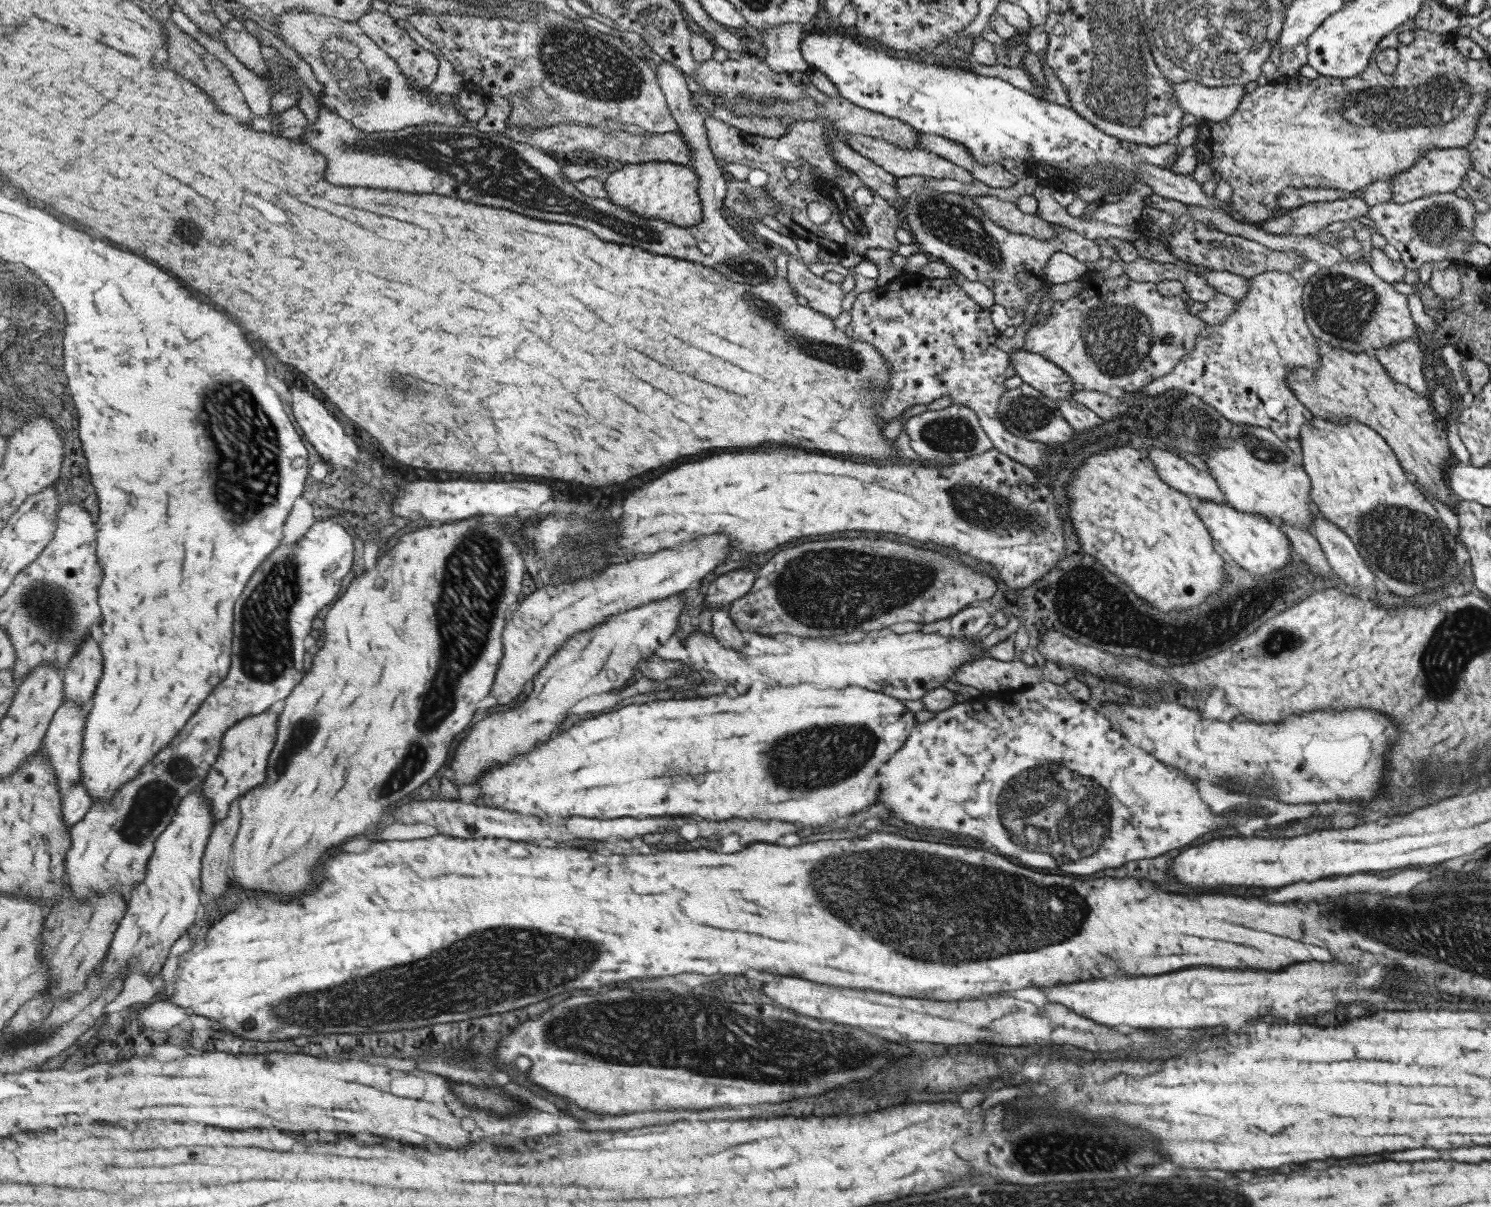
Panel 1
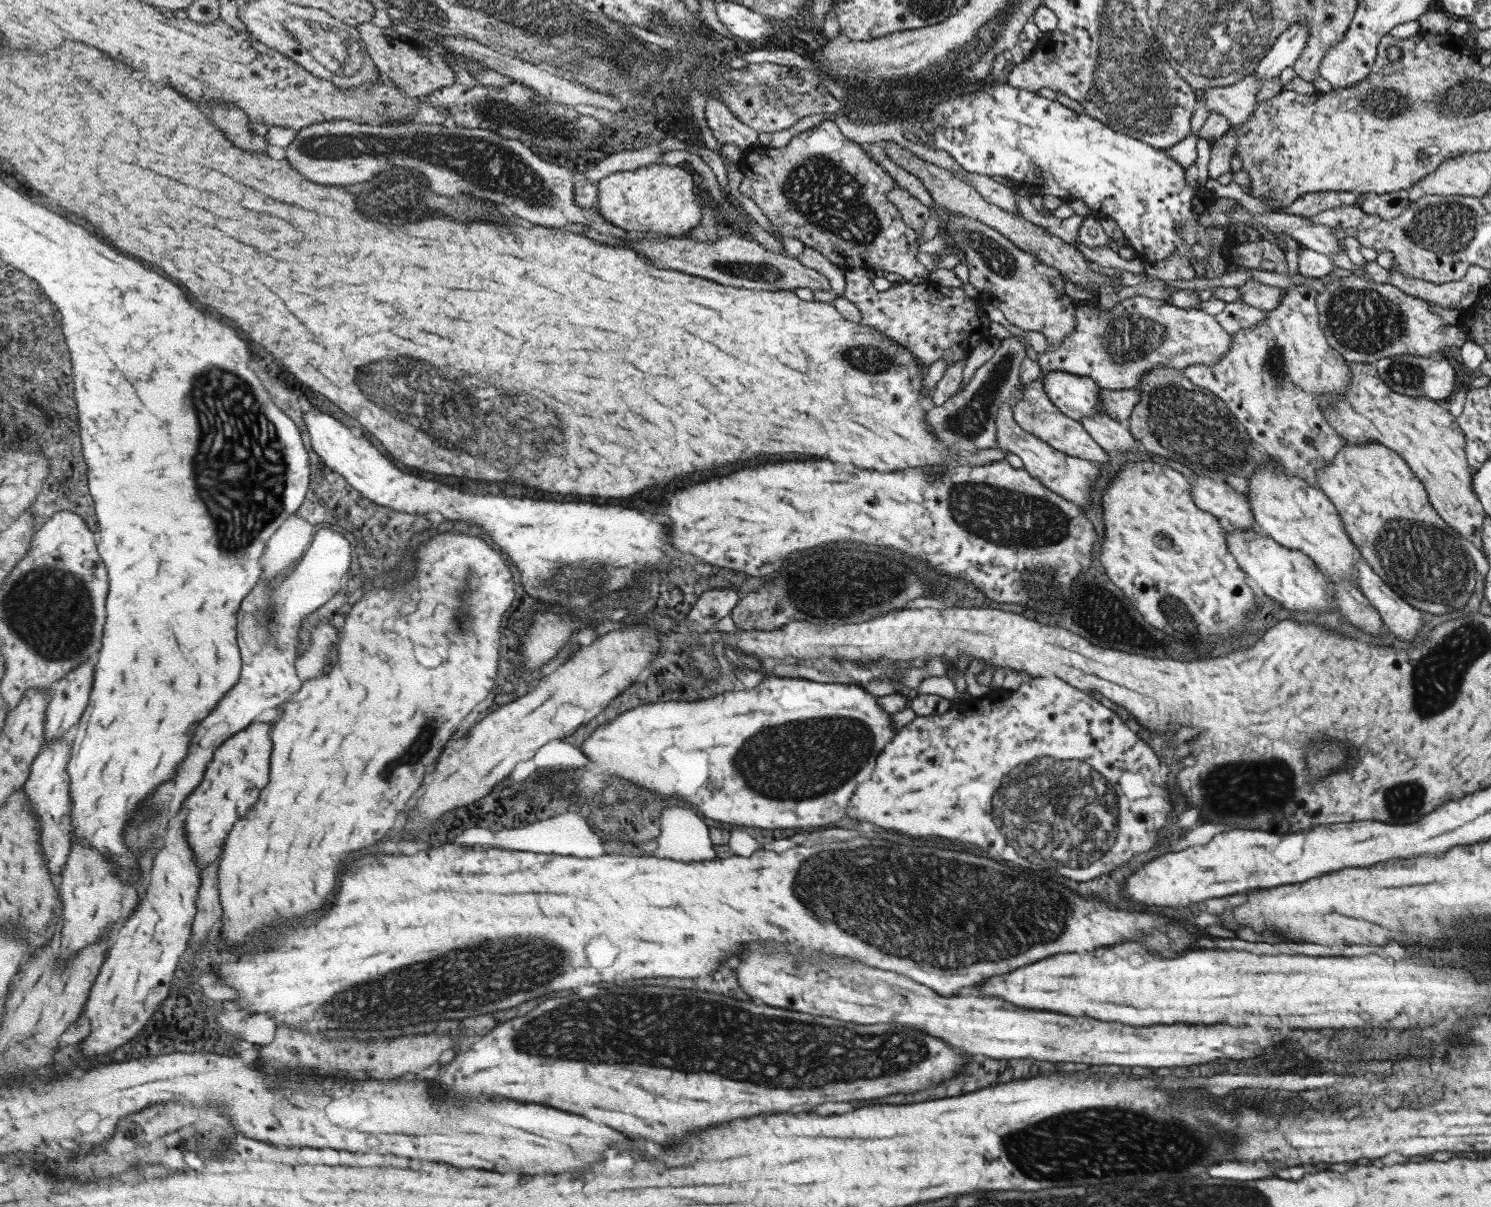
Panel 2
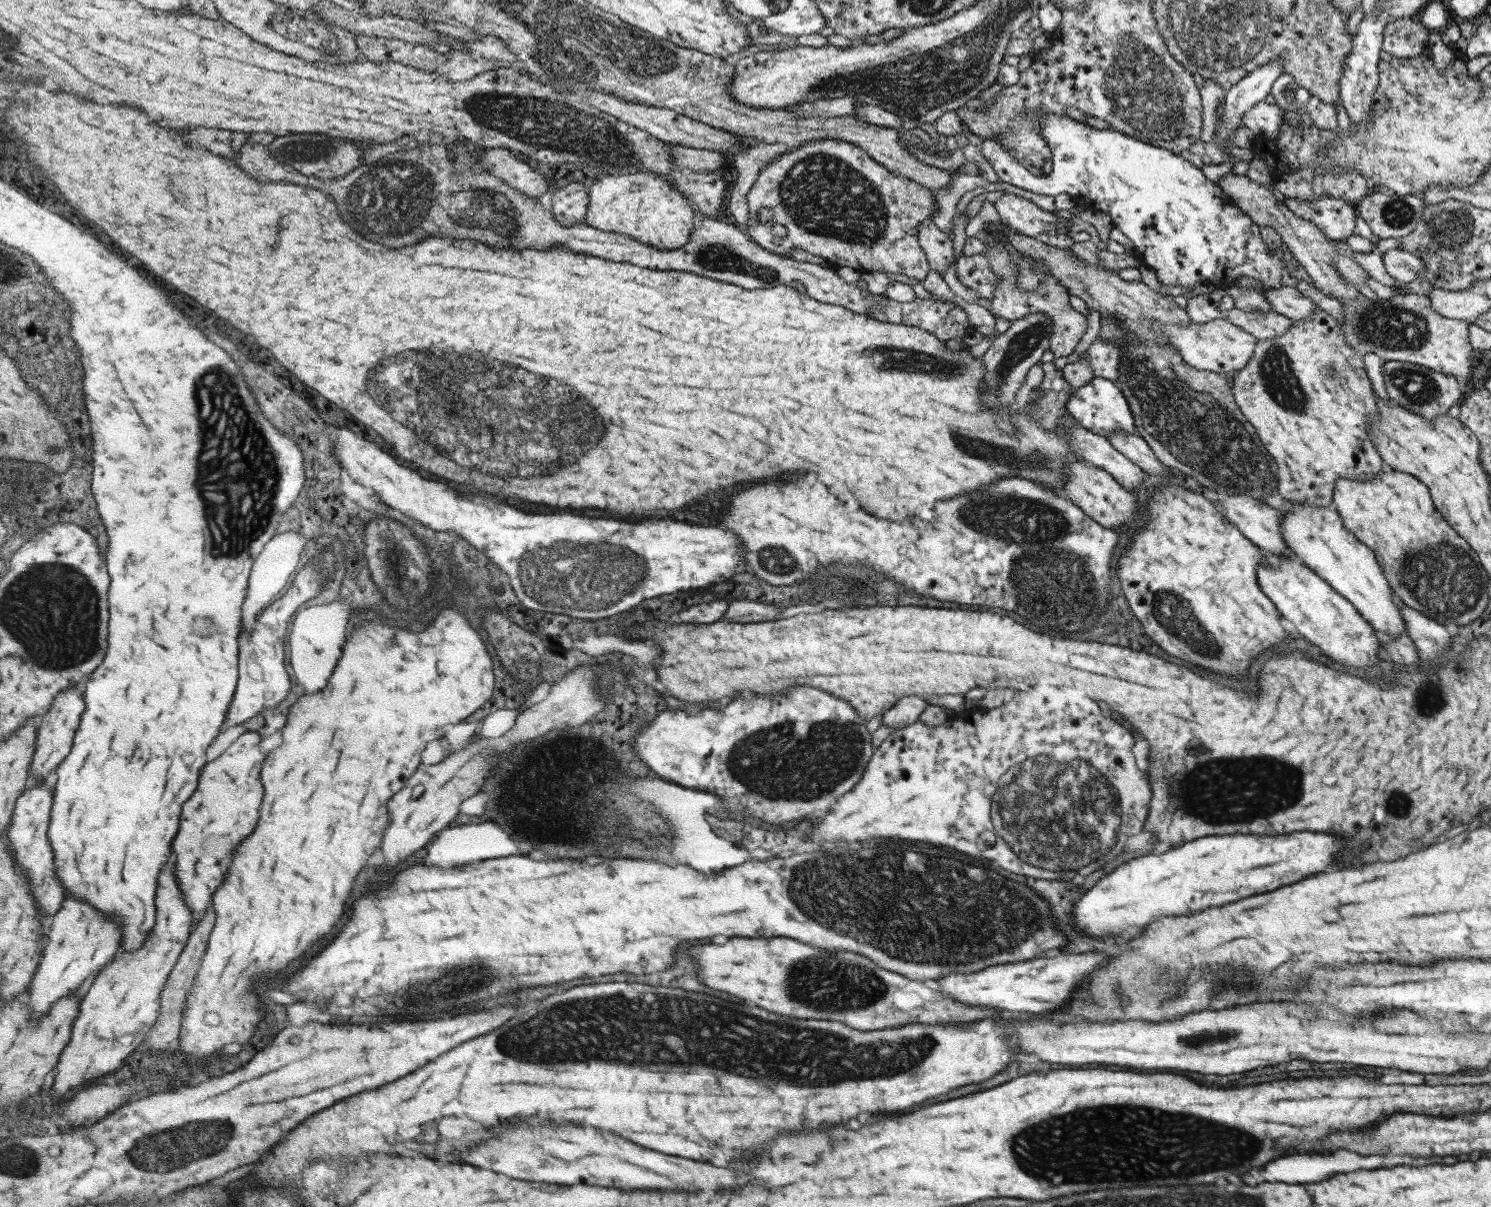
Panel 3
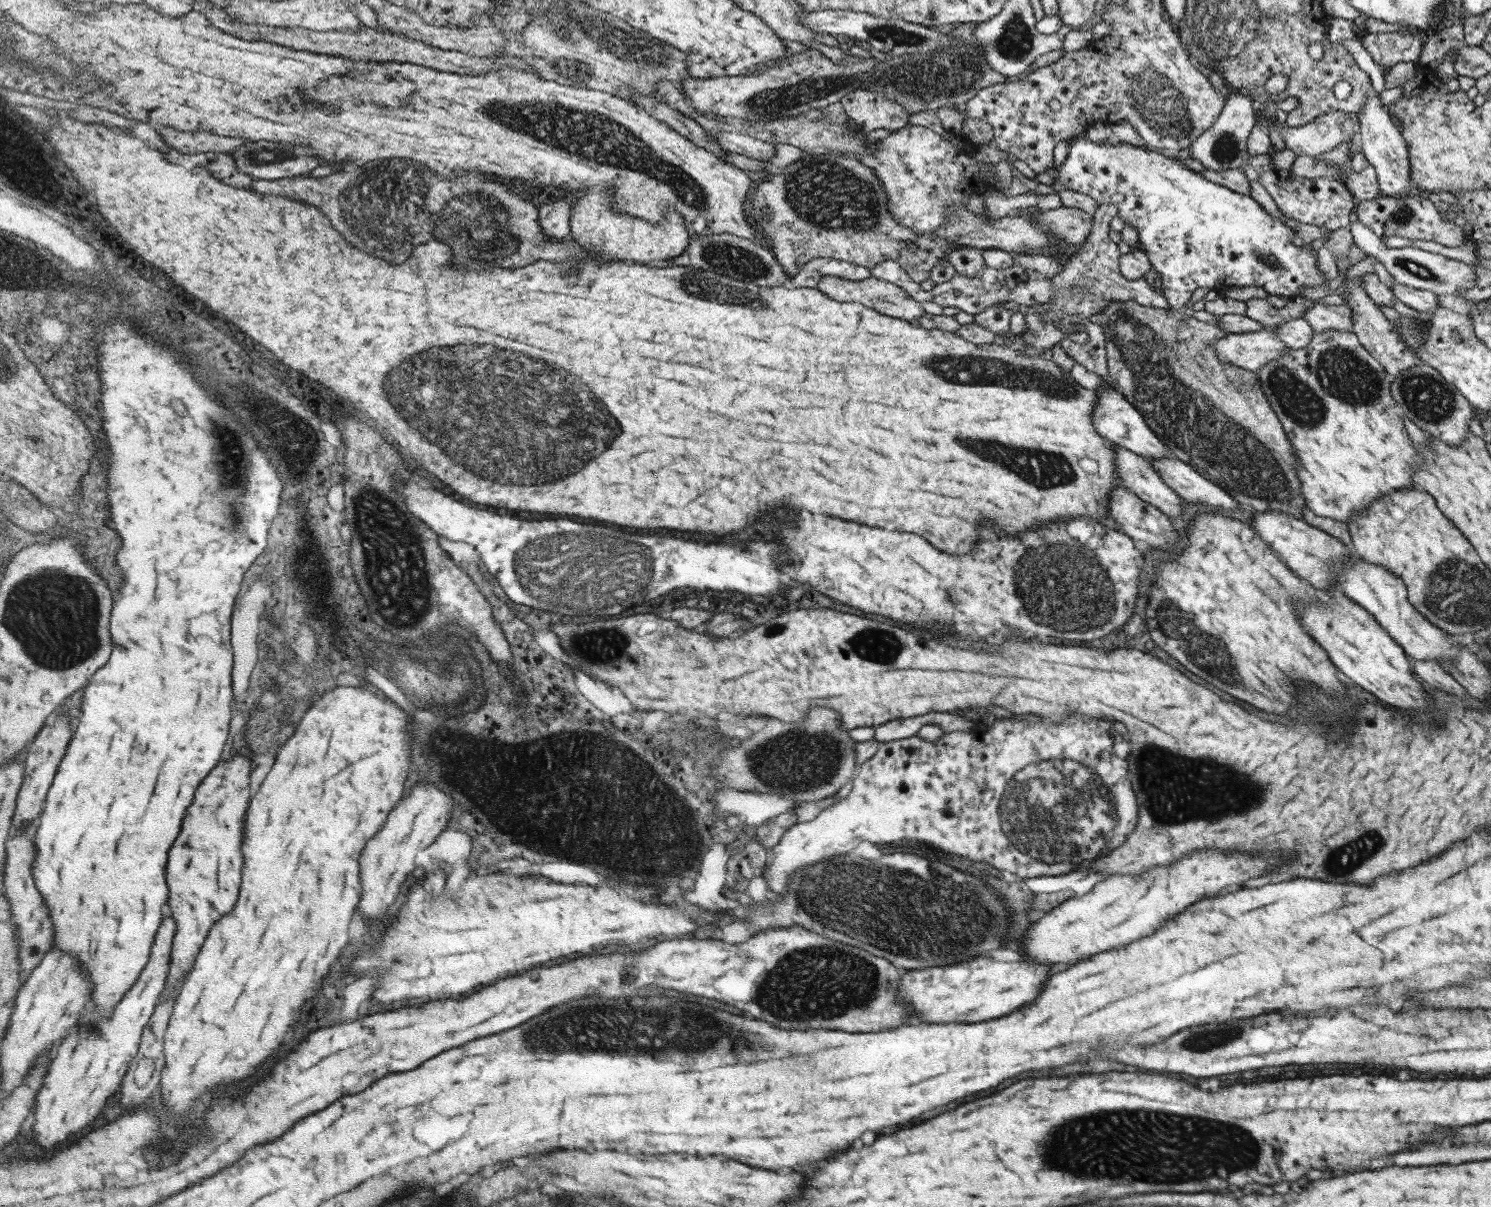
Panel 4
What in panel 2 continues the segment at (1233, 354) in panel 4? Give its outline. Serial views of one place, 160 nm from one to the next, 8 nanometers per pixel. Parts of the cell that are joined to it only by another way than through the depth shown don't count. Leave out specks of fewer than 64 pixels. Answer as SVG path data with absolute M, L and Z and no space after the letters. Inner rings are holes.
M1141 295L1125 298L1116 303L1110 310L1100 311L1097 299L1085 301L1075 307L1073 332L1063 338L1059 348L1047 343L1043 354L1035 354L1041 373L1057 370L1071 375L1086 376L1101 389L1119 390L1136 386L1144 374L1153 369L1183 369L1193 364L1213 366L1219 364L1221 356L1229 352L1233 338L1222 331L1214 316L1201 309L1175 308L1166 300L1157 300Z

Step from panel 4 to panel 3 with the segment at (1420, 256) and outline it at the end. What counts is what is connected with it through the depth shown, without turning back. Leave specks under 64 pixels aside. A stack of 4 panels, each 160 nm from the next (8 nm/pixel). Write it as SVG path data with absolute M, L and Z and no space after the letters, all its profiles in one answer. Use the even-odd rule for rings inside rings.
M1401 248L1387 250L1382 255L1382 263L1386 273L1401 282L1413 282L1415 278L1424 280L1424 264L1410 252Z

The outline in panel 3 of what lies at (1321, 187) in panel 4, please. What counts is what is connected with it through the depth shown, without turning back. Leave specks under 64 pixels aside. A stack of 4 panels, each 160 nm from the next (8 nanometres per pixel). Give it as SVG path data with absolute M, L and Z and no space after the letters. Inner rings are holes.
M1324 194L1317 200L1284 198L1283 204L1297 218L1315 225L1327 238L1345 239L1353 234L1357 212L1353 203Z

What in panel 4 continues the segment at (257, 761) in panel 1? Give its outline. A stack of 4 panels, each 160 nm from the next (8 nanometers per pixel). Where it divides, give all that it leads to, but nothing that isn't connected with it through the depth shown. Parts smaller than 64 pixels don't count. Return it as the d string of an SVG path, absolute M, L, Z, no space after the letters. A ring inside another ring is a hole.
M236 752L231 760L221 761L208 774L208 778L200 784L192 806L188 808L180 839L173 843L173 848L169 853L167 879L170 897L167 907L171 915L175 917L178 927L173 945L172 969L161 1001L166 1001L171 993L181 992L185 980L195 968L197 955L204 947L204 942L208 939L212 928L222 916L230 915L240 898L245 866L244 840L247 831L247 806L250 806L252 800L251 770L254 767L251 754Z

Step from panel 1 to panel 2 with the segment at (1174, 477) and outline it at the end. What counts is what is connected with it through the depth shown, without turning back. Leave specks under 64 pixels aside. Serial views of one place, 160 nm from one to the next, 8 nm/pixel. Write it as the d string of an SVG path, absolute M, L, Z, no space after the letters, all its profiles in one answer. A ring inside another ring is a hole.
M1195 476L1188 484L1191 500L1201 510L1217 519L1225 519L1236 529L1256 530L1246 497L1230 485L1205 476Z

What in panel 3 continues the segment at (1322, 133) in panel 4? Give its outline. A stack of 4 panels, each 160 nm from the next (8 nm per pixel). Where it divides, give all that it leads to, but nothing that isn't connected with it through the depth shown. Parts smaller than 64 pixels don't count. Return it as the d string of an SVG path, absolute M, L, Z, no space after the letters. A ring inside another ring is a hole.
M1256 102L1248 108L1242 115L1241 120L1245 128L1249 128L1255 136L1265 135L1271 140L1279 136L1279 125L1284 111L1279 106Z

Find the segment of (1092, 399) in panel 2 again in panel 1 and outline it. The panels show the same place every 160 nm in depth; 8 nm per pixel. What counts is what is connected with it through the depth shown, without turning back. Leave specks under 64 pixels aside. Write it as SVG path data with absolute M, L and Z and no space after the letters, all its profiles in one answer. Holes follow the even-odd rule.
M1017 350L1011 352L1011 367L1024 382L1038 390L1043 397L1056 402L1069 402L1073 398L1072 380L1051 362L1037 354Z

